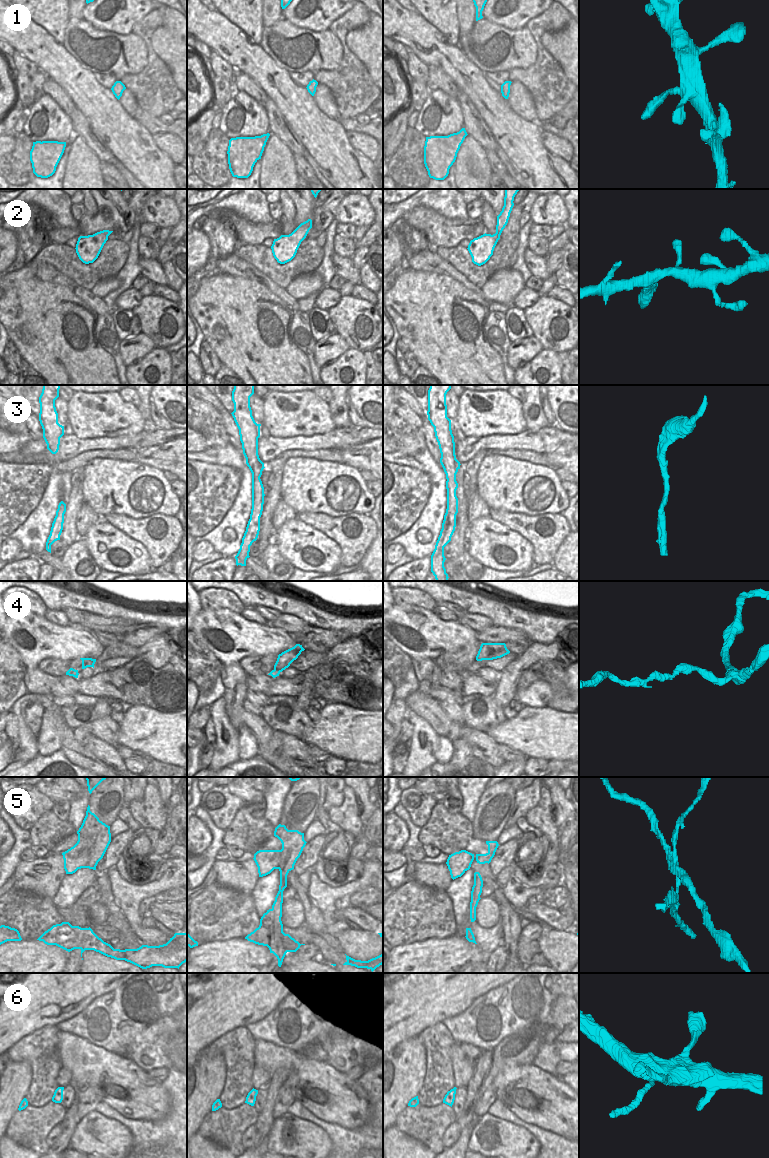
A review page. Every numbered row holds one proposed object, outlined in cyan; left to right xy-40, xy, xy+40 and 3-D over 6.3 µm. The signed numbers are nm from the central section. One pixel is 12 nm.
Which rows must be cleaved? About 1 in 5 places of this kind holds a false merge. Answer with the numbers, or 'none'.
5

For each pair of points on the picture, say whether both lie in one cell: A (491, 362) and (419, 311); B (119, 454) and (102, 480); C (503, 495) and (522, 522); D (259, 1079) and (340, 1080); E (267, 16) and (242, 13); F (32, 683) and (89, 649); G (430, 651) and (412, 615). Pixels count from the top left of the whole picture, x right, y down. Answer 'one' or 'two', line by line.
A: one
B: two
C: two
D: two
E: two
F: two
G: one

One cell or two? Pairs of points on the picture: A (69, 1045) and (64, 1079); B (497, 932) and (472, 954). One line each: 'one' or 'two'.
A: two
B: two

